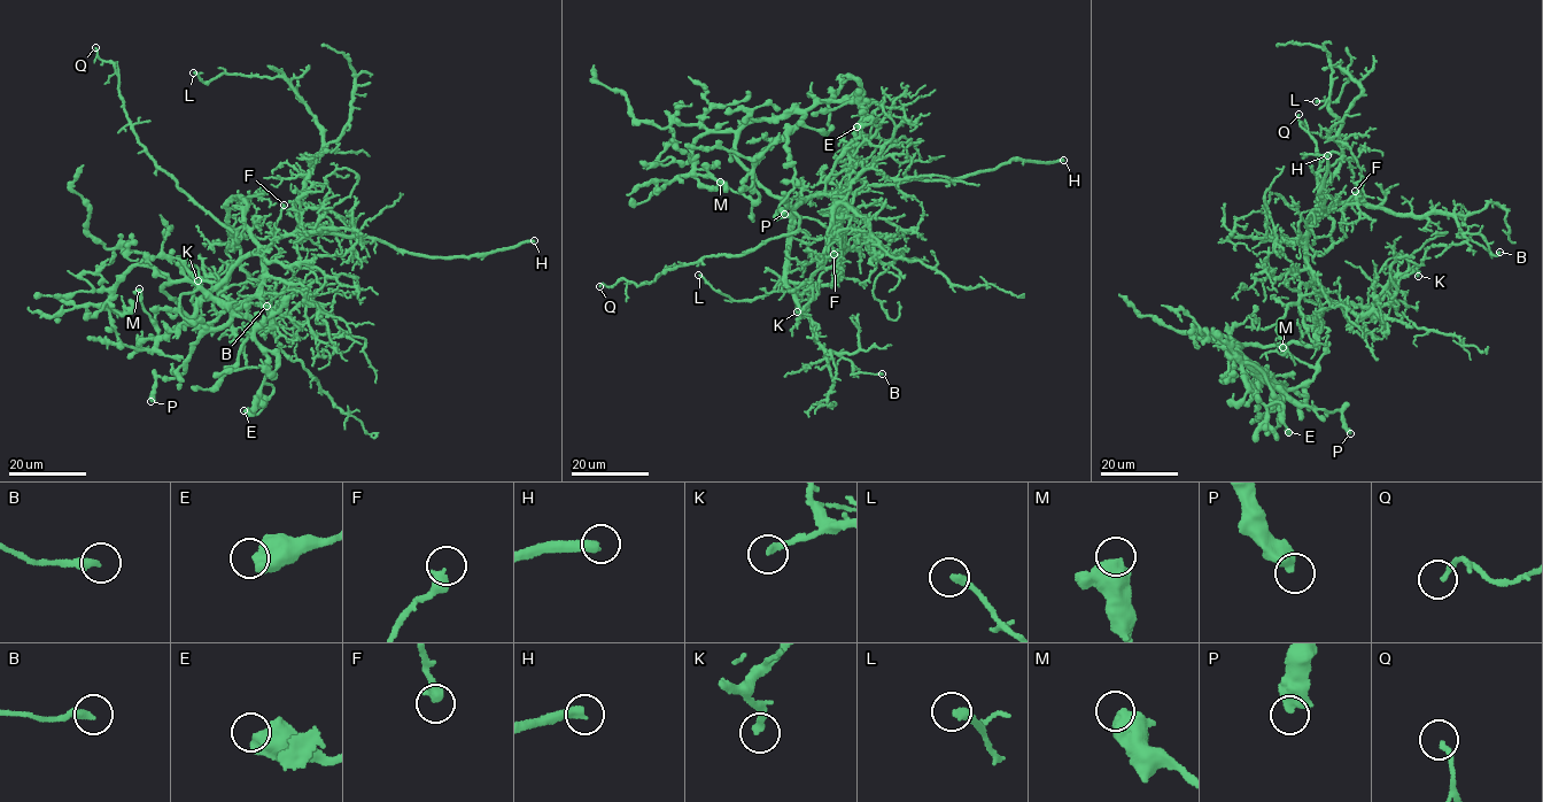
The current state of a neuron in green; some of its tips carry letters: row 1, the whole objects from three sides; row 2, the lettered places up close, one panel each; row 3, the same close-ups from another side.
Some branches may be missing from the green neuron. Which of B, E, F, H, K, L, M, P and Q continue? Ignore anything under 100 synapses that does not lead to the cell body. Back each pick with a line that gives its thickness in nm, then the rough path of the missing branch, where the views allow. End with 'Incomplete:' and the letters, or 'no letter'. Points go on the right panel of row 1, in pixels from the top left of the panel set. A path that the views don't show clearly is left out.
H: 360 nm | (1327, 155), (1336, 147), (1334, 143), (1344, 117), (1330, 102), (1344, 46), (1342, 31)
Incomplete: H

